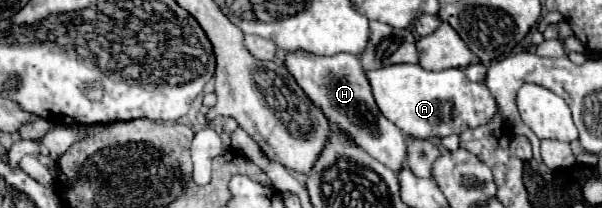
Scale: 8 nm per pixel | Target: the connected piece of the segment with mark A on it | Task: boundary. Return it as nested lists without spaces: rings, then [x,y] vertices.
[[[391,65],[381,67],[379,71],[367,71],[375,101],[379,111],[395,123],[405,135],[415,135],[417,139],[441,139],[451,133],[463,133],[467,127],[479,127],[489,123],[497,113],[497,101],[487,89],[485,83],[473,83],[465,77],[463,69],[445,69],[445,71],[425,71],[419,65]]]

